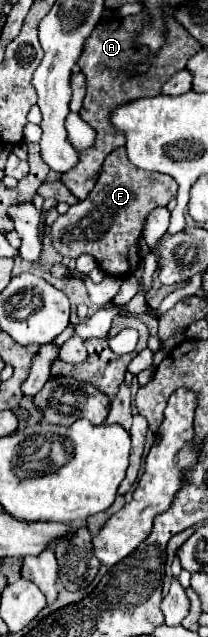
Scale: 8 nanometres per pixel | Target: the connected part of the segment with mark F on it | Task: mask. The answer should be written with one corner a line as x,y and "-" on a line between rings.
124,148
114,150
102,164
102,172
92,188
92,192
88,194
86,200
70,206
70,210
64,216
58,216
58,220
52,226
44,226
44,230
50,232
52,238
52,246
56,248
56,252
60,252
62,256
68,258
78,258
80,254
92,254
98,262
98,266
112,274
112,276
130,276
138,262
138,236
142,234
146,216
156,208
156,206
166,206
174,196
176,196
178,184
176,180
172,180
172,176
168,174
160,174
160,172
146,172
136,168
128,156
124,156

